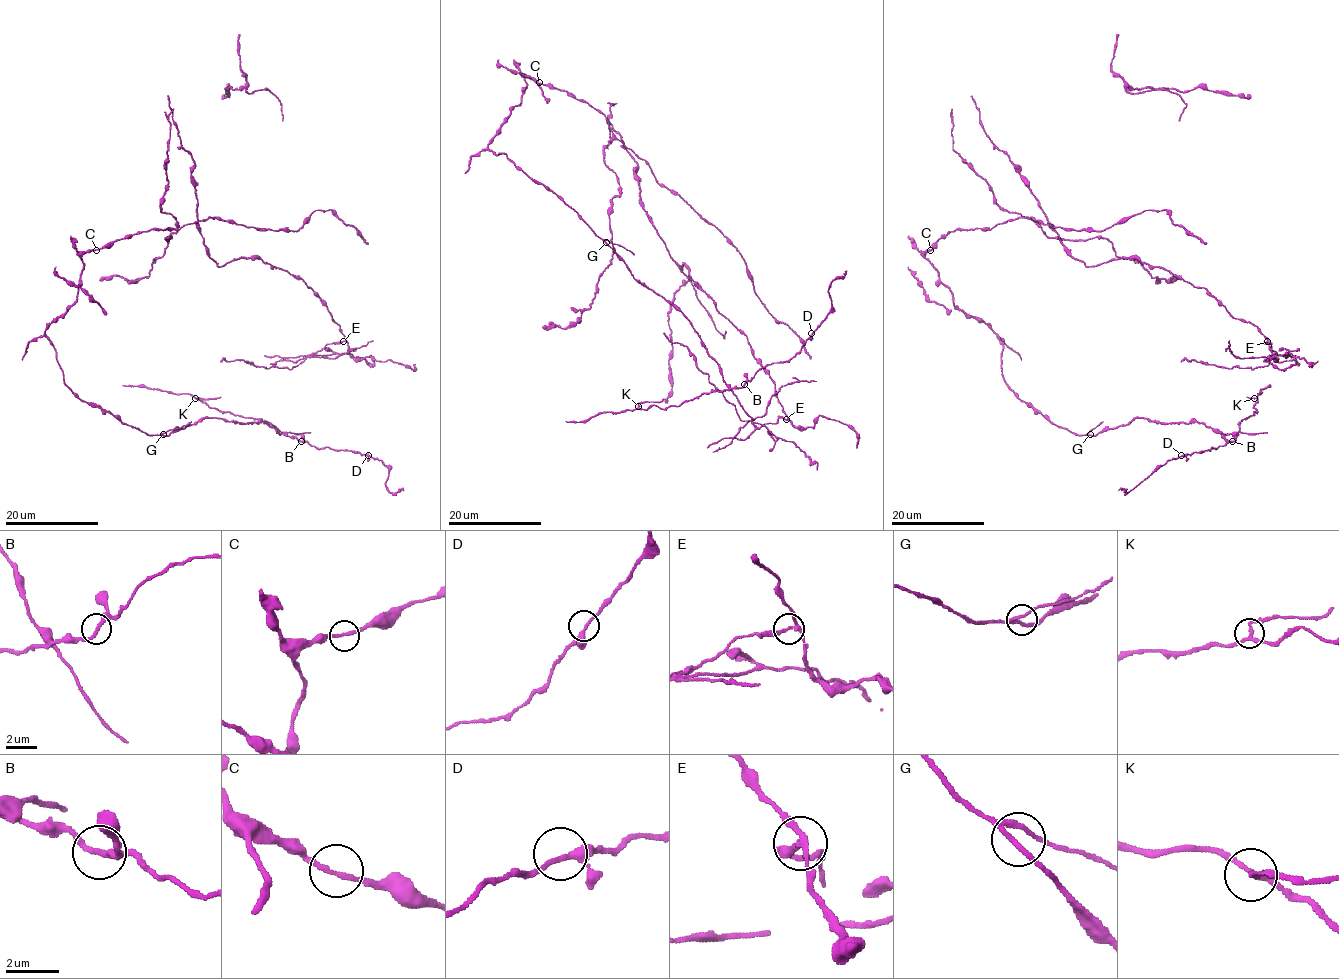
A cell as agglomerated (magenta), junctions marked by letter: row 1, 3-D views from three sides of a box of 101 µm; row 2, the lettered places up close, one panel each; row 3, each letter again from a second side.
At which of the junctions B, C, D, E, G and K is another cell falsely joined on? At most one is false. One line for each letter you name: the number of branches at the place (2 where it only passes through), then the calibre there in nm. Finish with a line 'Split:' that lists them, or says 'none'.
E: 3 | 180 nm
Split: E

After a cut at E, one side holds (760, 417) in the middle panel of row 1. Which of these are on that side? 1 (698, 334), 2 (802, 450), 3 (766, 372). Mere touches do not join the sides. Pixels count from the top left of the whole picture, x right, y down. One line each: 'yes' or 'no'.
1: no
2: yes
3: no

